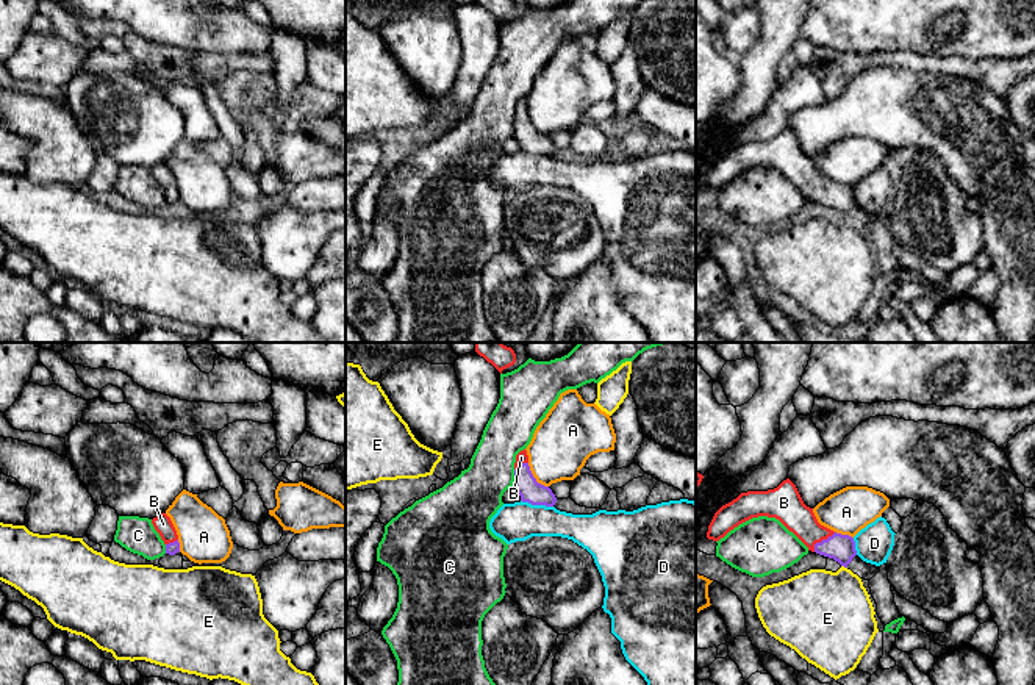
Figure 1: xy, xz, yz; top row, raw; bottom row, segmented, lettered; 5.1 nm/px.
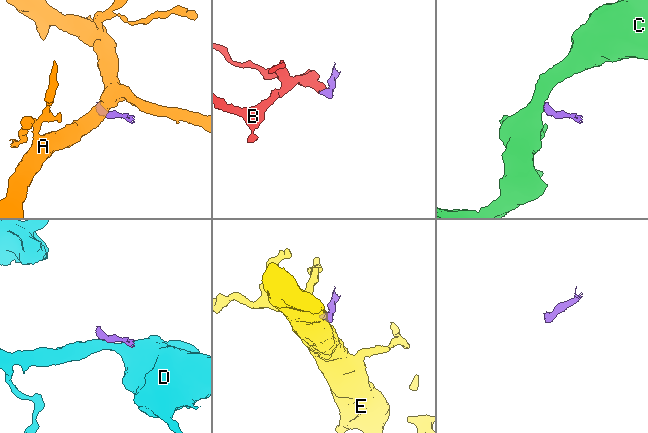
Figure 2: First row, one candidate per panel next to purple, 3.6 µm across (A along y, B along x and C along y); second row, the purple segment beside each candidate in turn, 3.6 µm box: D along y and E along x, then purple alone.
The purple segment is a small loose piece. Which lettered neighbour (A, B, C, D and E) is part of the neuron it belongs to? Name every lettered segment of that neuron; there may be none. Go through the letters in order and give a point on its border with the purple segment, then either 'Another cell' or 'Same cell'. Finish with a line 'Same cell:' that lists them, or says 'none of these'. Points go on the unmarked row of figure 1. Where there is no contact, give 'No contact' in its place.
A: Touches purple at xz (533, 127). Another cell
B: Touches purple at yz (823, 190). Same cell
C: Touches purple at xz (515, 127). Another cell
D: Touches purple at xz (537, 154). Another cell
E: Touches purple at yz (845, 216). Another cell
Same cell: B

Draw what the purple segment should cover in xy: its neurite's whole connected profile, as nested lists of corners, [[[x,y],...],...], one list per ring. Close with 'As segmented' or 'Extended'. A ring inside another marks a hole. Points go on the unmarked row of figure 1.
[[[161,163],[152,169],[152,174],[166,194],[166,203],[175,205],[180,202],[178,185],[170,167],[166,163]]]. Extended

